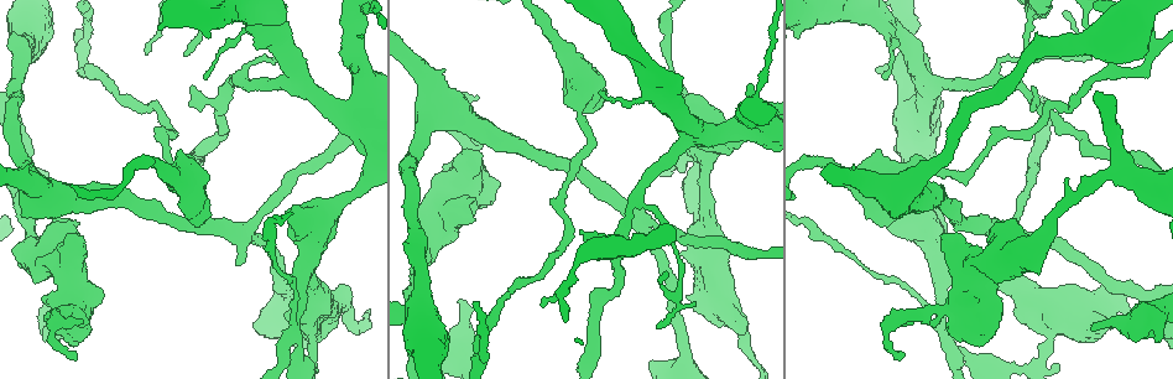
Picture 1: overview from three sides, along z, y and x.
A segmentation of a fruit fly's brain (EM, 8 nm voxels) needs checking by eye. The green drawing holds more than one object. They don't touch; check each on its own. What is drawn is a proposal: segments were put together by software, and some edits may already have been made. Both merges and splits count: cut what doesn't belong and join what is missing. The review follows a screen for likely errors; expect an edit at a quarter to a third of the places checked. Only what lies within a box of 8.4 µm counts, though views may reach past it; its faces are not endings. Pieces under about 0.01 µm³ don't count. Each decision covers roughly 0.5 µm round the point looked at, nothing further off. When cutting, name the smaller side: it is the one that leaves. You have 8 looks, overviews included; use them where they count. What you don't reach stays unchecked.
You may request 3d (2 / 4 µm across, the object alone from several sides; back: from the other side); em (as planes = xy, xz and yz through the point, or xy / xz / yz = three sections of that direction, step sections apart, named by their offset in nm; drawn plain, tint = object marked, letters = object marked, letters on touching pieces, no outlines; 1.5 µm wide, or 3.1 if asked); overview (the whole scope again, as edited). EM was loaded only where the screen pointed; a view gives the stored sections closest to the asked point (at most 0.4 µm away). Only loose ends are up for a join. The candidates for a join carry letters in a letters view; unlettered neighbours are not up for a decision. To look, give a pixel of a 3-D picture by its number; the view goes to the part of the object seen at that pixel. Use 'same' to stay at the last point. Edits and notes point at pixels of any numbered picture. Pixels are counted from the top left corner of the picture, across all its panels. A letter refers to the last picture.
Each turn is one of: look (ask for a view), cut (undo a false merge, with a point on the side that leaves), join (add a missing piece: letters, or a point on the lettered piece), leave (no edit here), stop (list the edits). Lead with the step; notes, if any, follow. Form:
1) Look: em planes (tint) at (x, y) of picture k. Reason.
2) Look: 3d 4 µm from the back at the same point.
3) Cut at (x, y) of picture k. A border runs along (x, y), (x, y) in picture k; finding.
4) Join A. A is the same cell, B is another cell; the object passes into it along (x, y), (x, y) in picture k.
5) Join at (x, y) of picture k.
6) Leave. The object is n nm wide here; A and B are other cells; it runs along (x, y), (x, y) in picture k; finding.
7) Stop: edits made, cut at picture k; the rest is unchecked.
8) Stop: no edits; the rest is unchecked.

Look: em planes (letters) at (314, 293) of picture 1. Thick turns thin.

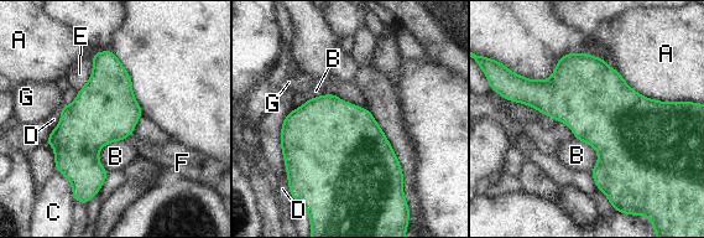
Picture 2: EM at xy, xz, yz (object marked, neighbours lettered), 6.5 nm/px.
Leave. A, B, C, D, E, F and G are other cells; a border runs along (123, 140), (99, 150), (108, 172) in picture 2; all the same cell.

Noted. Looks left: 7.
Look: em planes (plain) at (915, 160) of picture 1. Sudden change in width.

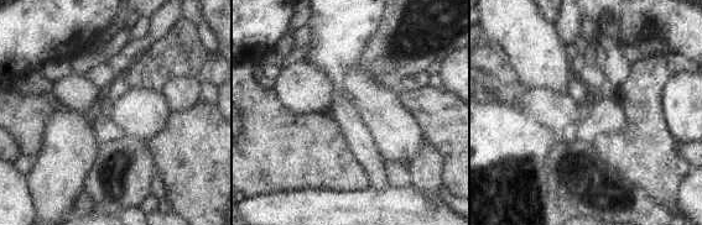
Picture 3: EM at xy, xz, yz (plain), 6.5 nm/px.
Look: em planes (letters) at the same point.

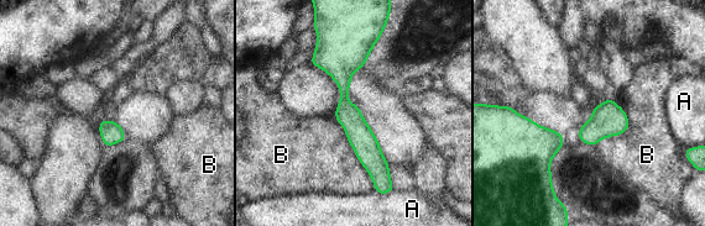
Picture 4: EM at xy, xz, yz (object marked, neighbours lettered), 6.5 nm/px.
Leave. A and B are other cells; it runs along (344, 56), (345, 111), (384, 190) in picture 4; all the same cell.

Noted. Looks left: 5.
Look: em xz step 4 (letters) at (461, 299) of picture 1. Free end.

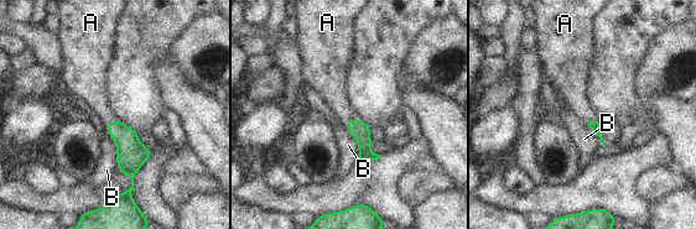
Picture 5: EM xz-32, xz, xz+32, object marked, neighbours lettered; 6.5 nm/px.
Join A. The longest contact is with B, 300 nm; A is the same cell, B is another cell; the cell continues.

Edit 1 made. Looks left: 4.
Stop: edits made, join at picture 5; the rest is unchecked.

